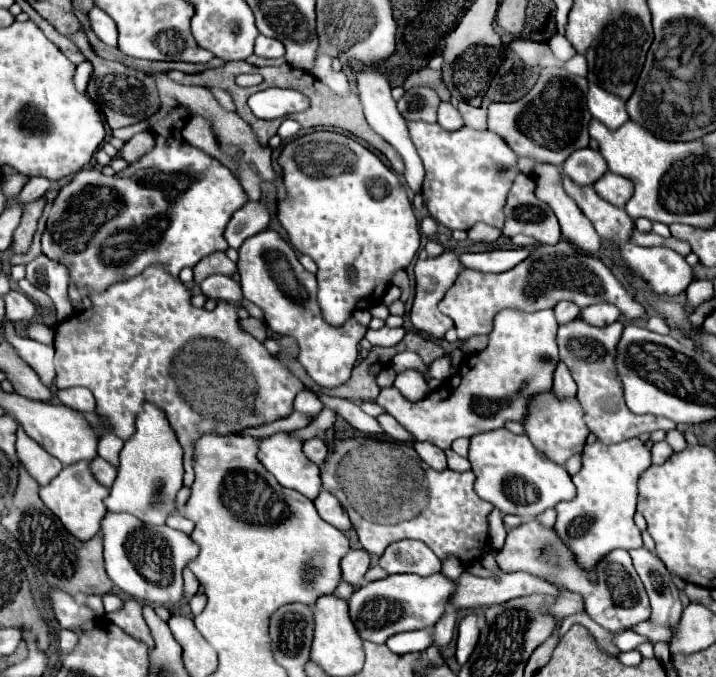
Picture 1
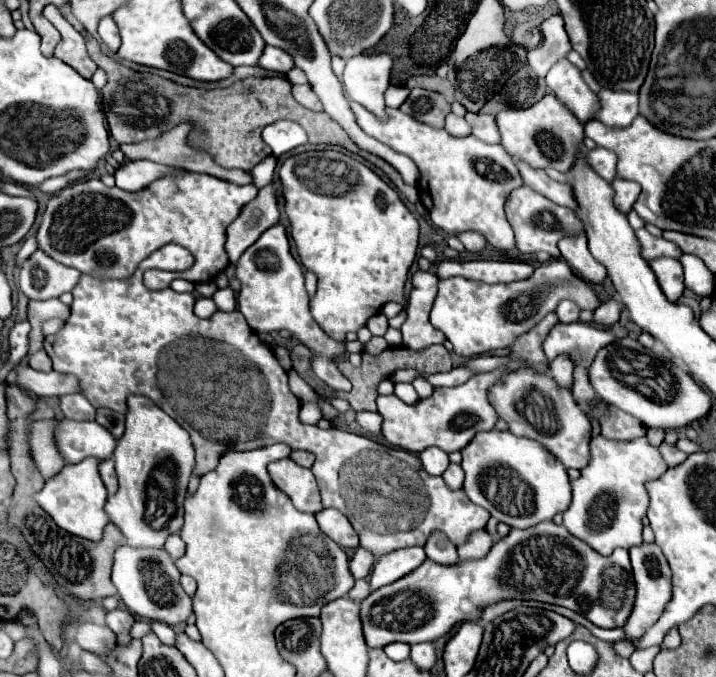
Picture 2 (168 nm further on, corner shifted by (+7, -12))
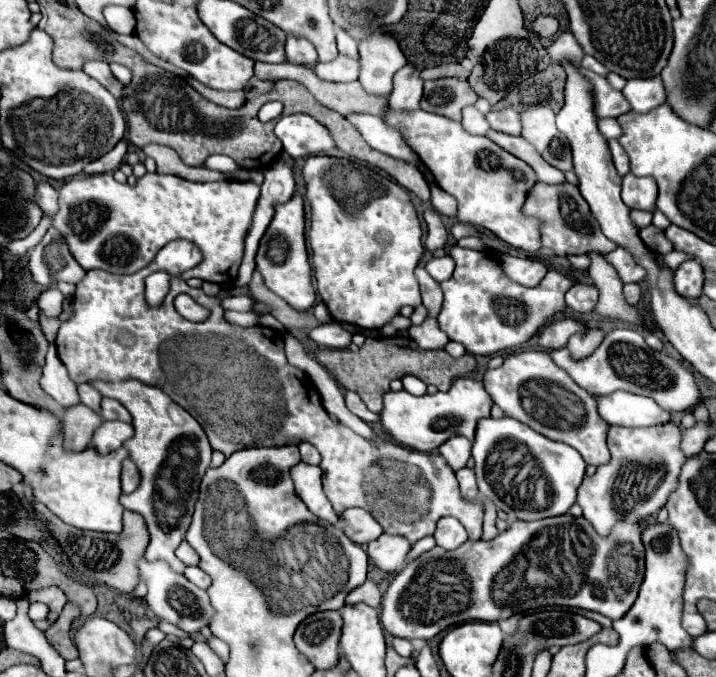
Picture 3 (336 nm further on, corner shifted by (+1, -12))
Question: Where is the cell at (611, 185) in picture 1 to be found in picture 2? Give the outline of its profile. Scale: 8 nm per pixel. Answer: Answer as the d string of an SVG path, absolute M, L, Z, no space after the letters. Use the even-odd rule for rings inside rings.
M615 178L611 182L613 186L613 204L615 208L621 212L621 214L629 214L629 210L633 208L633 202L637 200L641 188L637 188L637 184L633 184L631 180L621 180L621 178Z

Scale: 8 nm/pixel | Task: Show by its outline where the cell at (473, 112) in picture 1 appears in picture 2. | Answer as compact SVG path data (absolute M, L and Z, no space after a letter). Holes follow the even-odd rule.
M465 114L465 120L471 126L471 134L487 144L499 144L499 132L493 116L489 114Z

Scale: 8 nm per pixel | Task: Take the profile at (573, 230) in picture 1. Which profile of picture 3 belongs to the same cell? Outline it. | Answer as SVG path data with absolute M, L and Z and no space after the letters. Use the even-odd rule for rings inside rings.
M589 254L591 256L591 268L589 276L593 278L595 286L599 288L599 302L595 306L595 314L605 318L617 318L635 326L645 326L643 314L637 306L627 304L623 296L623 282L617 274L617 270L601 256L601 254Z

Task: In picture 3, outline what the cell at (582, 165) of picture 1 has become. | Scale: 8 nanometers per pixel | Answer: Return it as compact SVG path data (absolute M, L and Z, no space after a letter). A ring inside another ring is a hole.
M609 140L609 148L611 148L613 162L615 162L615 168L617 168L619 176L625 176L629 172L629 158L627 158L625 150L621 148L621 144L617 140Z

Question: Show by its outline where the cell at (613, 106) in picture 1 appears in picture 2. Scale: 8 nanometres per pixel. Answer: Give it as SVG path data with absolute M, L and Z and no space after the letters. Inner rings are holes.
M603 88L597 98L599 110L595 112L593 120L599 120L609 128L627 128L639 114L637 94L633 92L611 92Z

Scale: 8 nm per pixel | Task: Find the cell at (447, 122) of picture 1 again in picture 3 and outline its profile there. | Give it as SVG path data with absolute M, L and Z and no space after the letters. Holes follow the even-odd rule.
M467 106L463 110L461 124L463 124L463 128L467 128L467 132L479 134L479 136L487 134L487 130L489 130L489 122L485 120L485 114L481 114L475 106Z

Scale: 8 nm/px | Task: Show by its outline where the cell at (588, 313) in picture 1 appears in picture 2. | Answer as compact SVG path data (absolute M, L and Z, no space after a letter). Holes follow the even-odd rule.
M609 300L609 302L603 302L595 312L593 312L593 322L599 324L599 326L613 326L619 322L619 312L621 312L621 306L617 300Z

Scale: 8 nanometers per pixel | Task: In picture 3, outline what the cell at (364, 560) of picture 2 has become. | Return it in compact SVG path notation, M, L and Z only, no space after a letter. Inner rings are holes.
M381 534L375 542L369 542L367 554L377 568L385 572L395 572L405 564L405 558L411 550L411 544L405 536L399 534Z

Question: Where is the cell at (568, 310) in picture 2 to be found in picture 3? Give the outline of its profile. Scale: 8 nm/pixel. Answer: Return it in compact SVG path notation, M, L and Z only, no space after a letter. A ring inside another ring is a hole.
M573 284L565 294L567 310L581 316L589 314L599 300L599 290L593 284Z

